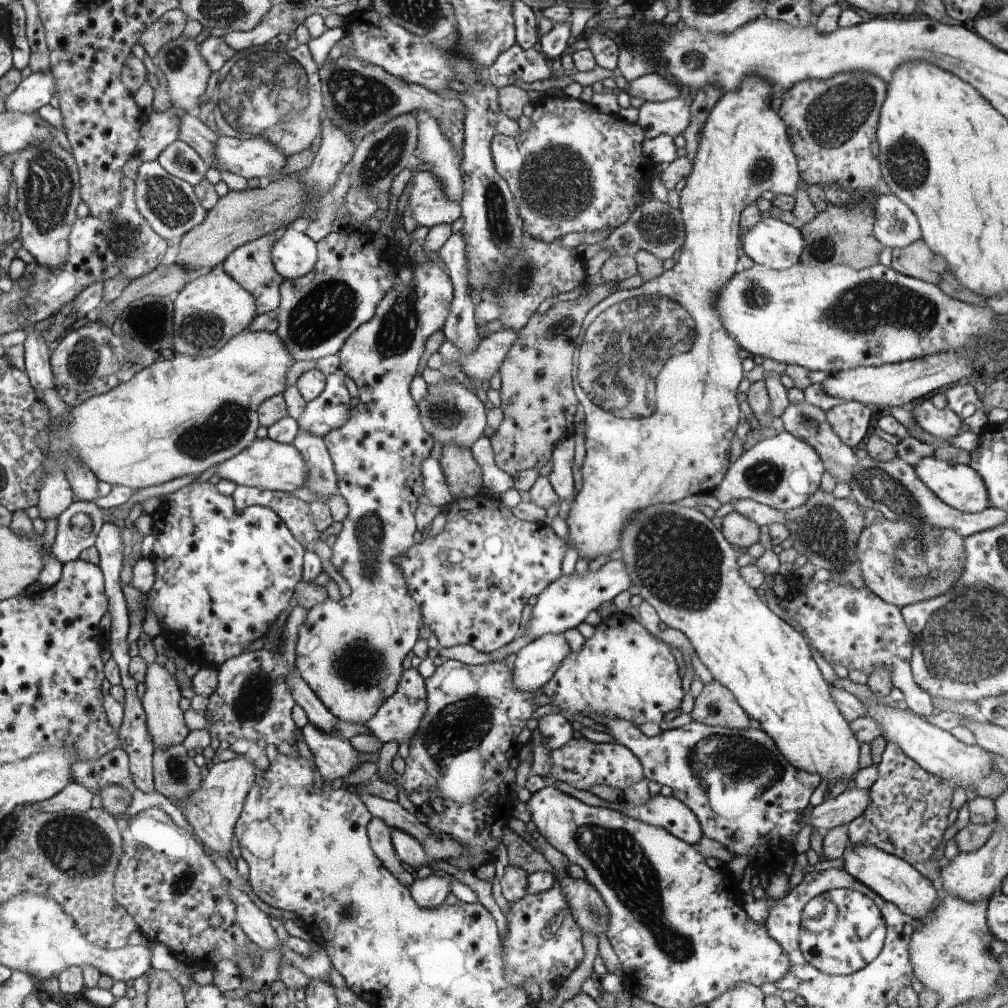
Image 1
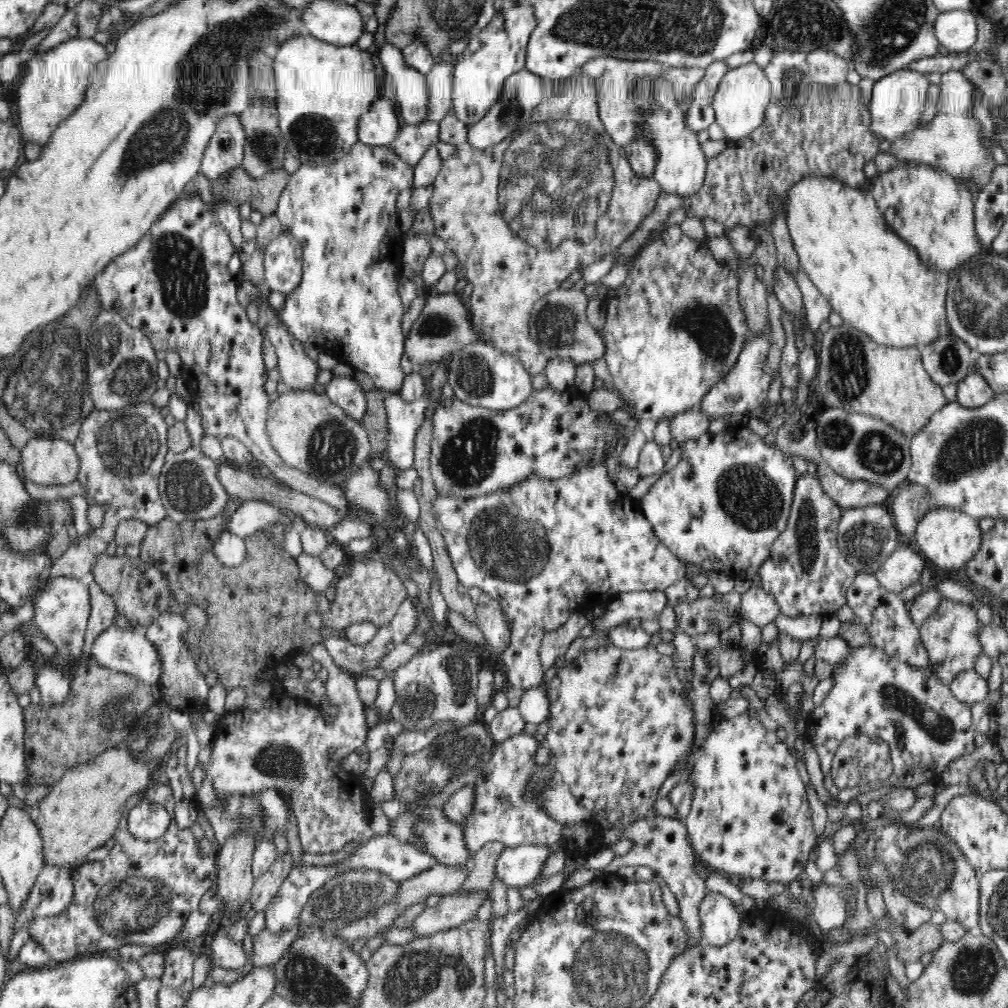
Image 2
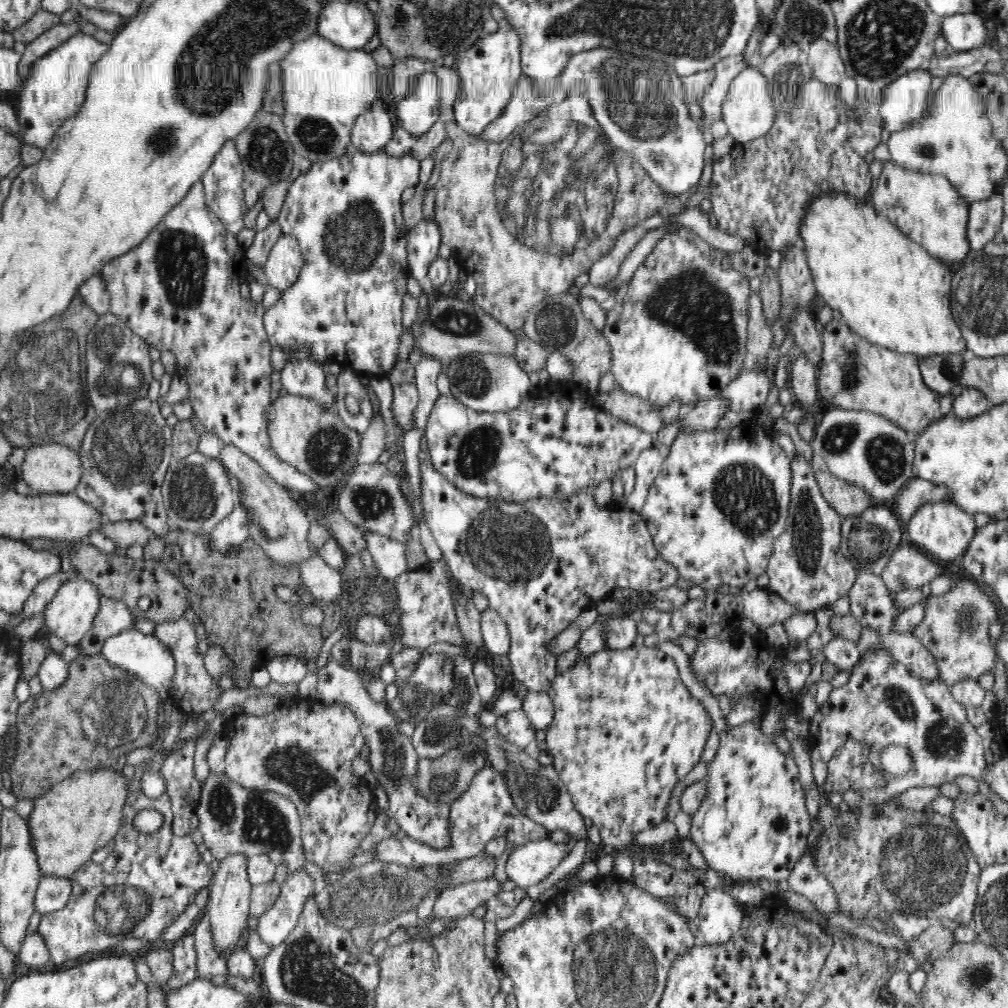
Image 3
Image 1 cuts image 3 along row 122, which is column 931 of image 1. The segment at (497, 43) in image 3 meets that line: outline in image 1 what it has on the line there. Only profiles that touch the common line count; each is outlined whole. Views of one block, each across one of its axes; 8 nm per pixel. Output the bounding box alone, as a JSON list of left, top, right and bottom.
[912,455,988,513]

